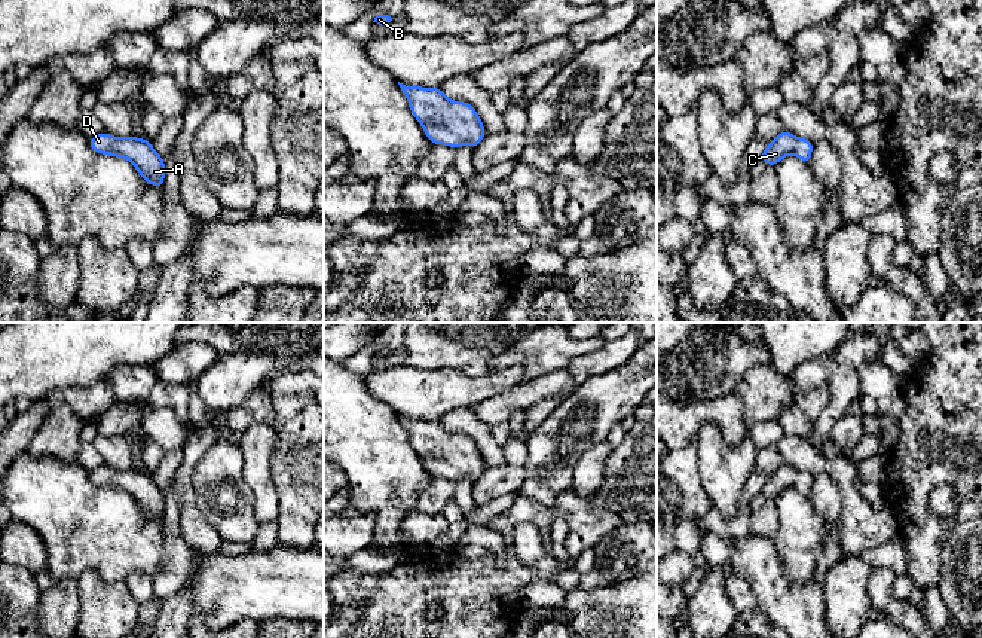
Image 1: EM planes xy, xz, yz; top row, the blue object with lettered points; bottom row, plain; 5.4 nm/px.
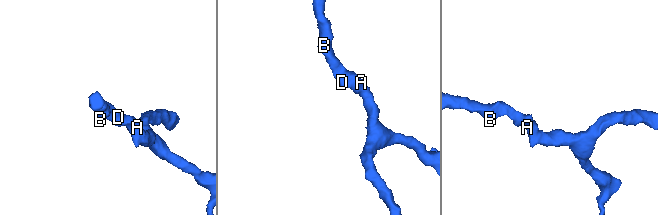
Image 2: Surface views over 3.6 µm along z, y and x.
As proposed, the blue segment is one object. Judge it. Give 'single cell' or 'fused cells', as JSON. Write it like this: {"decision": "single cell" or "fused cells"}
{"decision": "single cell"}

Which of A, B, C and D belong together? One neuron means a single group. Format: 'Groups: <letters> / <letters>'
Groups: A B C D

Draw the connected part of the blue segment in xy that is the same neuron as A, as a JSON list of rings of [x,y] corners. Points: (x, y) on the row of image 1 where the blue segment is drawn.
[[[100,132],[89,138],[89,147],[95,153],[126,158],[137,168],[147,184],[163,187],[165,161],[152,147],[147,138],[120,138],[111,137],[107,132]]]

